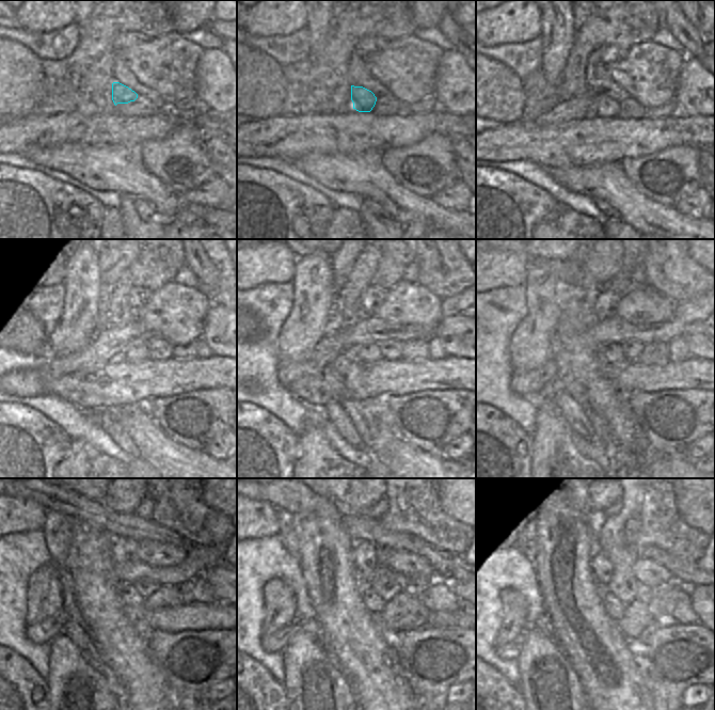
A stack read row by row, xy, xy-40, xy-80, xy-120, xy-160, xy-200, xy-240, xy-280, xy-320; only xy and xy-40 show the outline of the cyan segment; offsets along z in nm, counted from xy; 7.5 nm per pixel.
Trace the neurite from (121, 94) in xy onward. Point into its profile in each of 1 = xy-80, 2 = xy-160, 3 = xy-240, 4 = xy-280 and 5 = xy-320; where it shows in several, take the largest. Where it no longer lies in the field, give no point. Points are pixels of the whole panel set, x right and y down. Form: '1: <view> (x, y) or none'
1: xy-80 (604, 106)
2: xy-160 (371, 352)
3: xy-240 (129, 596)
4: xy-280 (372, 602)
5: xy-320 (615, 609)

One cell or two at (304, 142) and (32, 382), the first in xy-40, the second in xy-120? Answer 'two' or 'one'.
one

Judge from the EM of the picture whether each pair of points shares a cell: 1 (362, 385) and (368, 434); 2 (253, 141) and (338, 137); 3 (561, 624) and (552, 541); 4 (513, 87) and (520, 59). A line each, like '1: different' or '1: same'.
1: different
2: same
3: same
4: different

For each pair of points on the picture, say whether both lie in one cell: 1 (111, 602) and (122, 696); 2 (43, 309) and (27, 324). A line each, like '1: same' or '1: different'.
1: different
2: different

